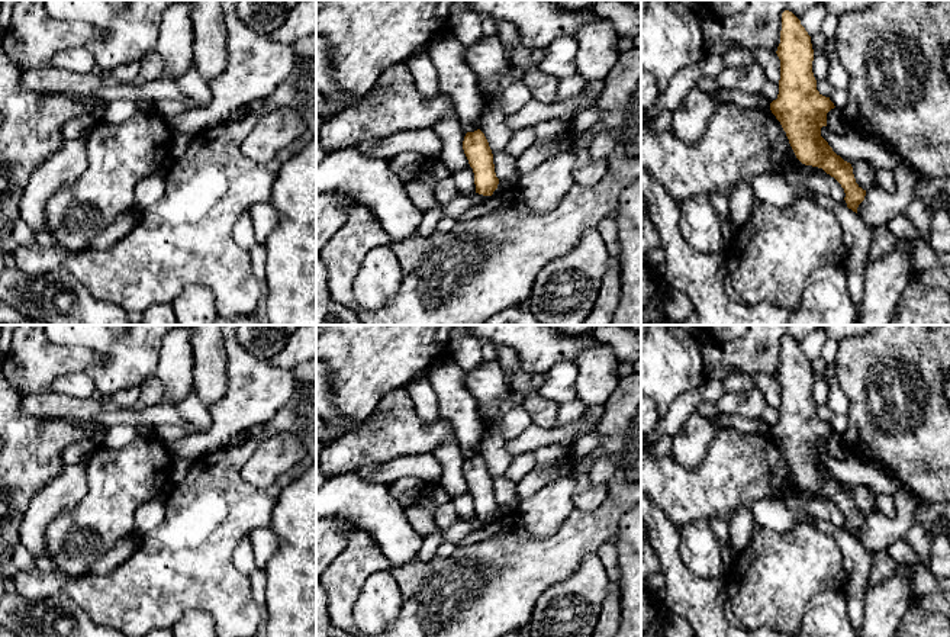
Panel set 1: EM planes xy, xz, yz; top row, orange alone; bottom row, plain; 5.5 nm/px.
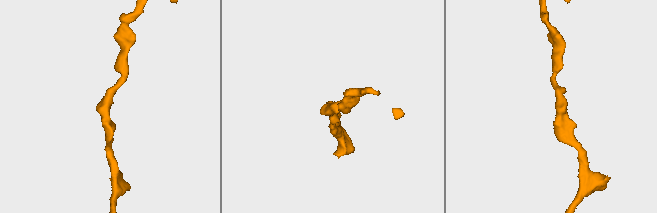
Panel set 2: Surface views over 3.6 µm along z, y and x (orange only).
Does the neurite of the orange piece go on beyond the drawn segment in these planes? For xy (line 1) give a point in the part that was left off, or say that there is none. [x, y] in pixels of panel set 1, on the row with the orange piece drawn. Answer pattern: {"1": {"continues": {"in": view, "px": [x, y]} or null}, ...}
{"1": {"continues": null}}

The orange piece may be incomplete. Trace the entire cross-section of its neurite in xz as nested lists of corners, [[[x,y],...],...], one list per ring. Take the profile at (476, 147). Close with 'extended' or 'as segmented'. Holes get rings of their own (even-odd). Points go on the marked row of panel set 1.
[[[480,129],[467,132],[463,149],[474,173],[476,193],[492,196],[497,189],[499,178],[495,173],[493,154],[484,133]]] | as segmented

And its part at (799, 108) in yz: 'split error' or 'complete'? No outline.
complete

